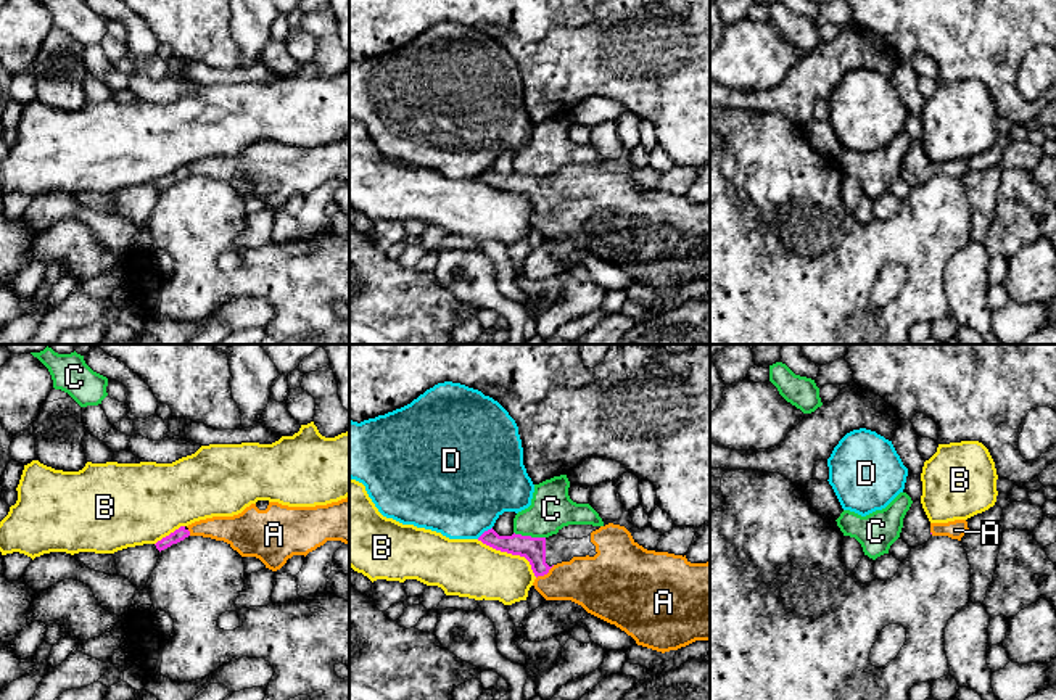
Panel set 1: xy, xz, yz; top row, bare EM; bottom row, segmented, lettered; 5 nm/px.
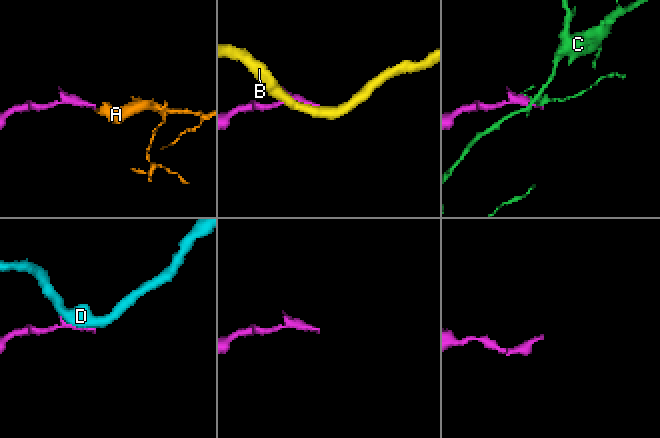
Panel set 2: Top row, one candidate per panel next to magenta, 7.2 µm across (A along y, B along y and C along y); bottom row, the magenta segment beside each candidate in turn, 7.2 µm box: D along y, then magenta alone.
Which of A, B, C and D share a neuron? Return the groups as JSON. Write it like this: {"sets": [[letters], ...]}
{"sets": [["A"], ["B"], ["C"], ["D"]]}

